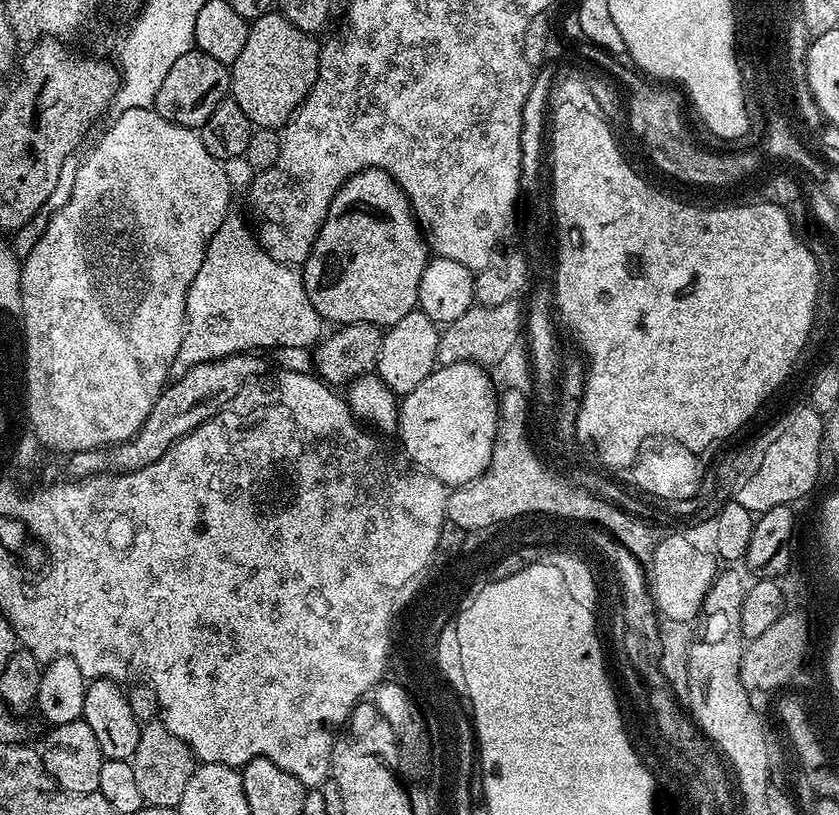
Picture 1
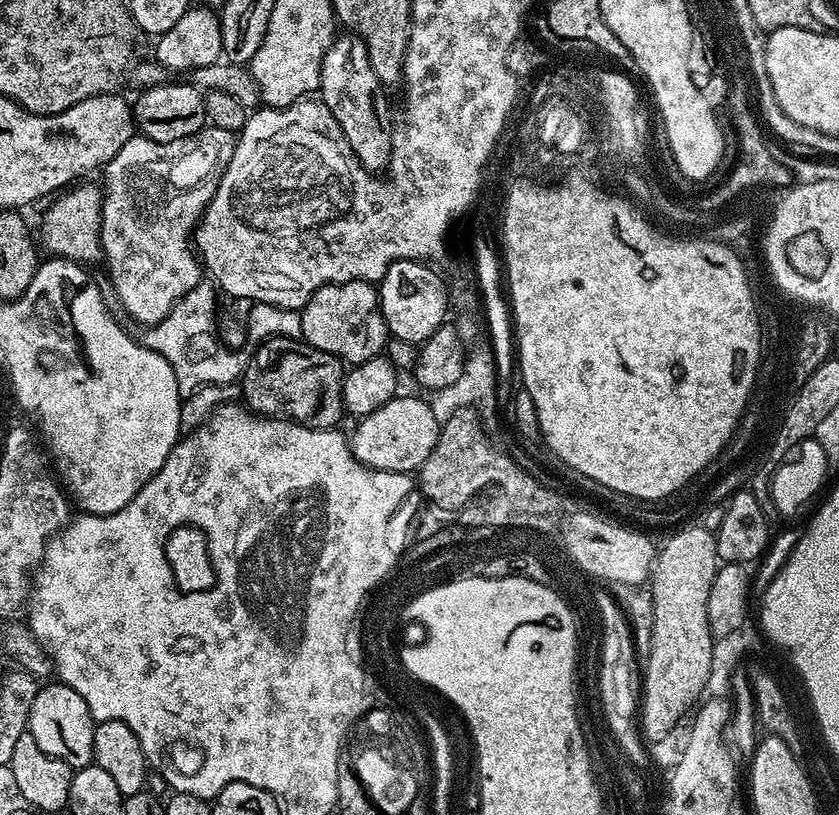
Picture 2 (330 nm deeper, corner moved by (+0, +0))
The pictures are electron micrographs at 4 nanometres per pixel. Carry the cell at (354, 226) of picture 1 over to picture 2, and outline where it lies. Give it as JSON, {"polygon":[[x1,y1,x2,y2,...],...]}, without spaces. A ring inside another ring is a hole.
{"polygon":[[367,280,323,284,313,296,309,296,304,307,299,309,299,313,301,337,304,343,339,356,341,361,352,366,381,355,390,339,390,333,380,309,377,285]]}

